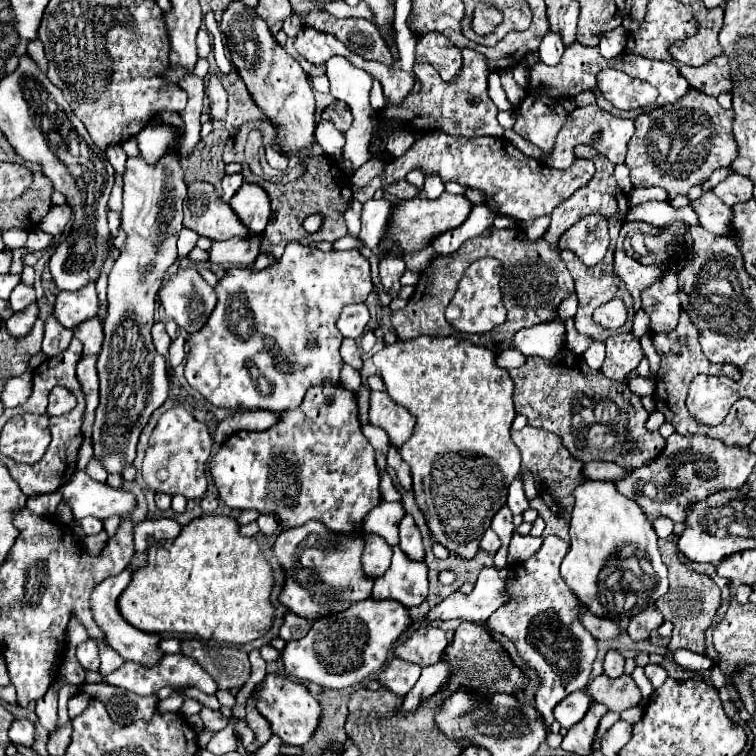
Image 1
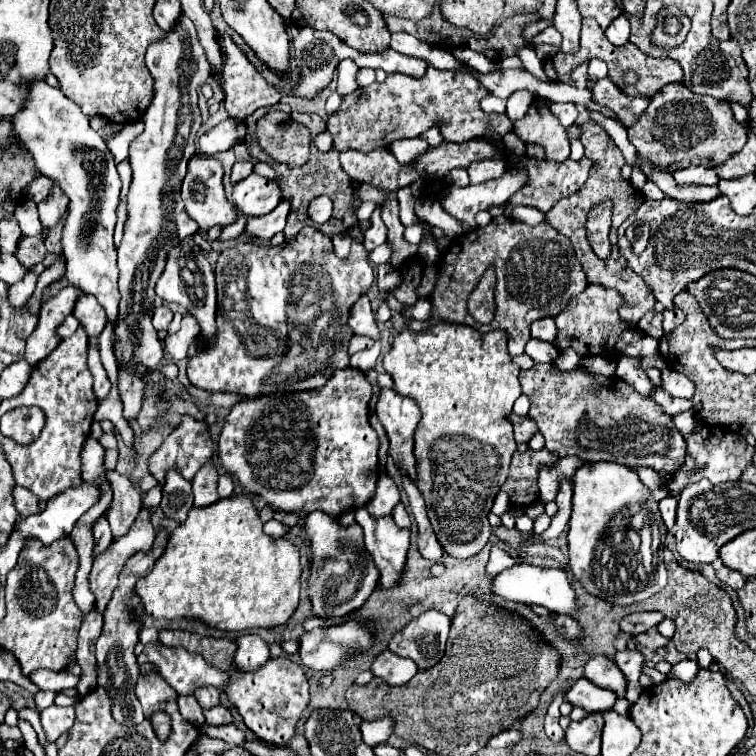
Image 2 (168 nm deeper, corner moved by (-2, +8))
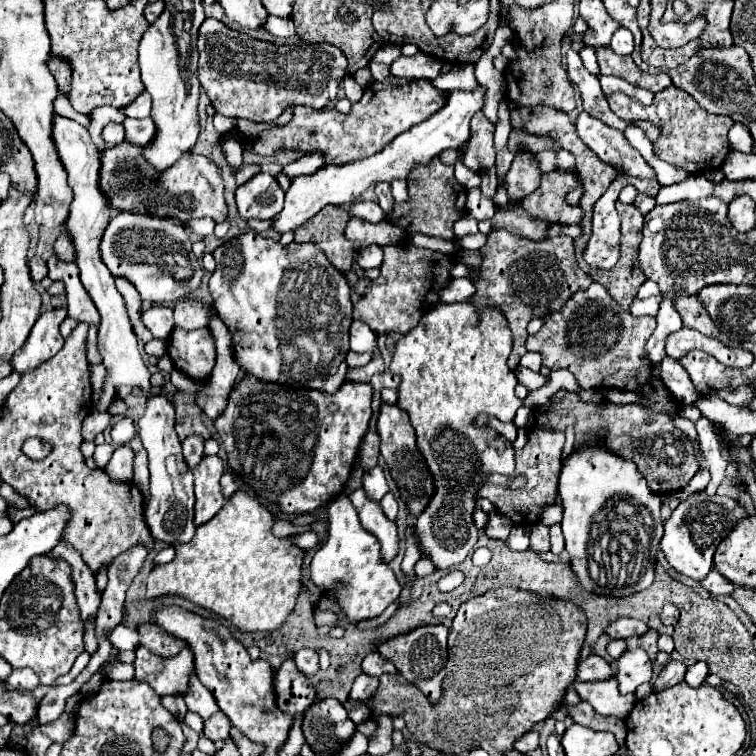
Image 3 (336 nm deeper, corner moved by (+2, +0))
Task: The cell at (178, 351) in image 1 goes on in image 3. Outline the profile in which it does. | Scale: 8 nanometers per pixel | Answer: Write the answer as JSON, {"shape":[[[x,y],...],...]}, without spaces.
{"shape":[[[182,300],[182,302],[174,304],[174,322],[182,330],[204,328],[210,314],[214,314],[214,310],[208,304],[202,304],[202,302]]]}

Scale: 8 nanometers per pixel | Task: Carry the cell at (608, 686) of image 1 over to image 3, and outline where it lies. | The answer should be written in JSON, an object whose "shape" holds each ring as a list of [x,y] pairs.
{"shape":[[[590,654],[582,662],[578,662],[578,680],[582,682],[598,682],[598,680],[602,682],[602,680],[610,680],[612,676],[614,676],[612,666],[596,654]]]}

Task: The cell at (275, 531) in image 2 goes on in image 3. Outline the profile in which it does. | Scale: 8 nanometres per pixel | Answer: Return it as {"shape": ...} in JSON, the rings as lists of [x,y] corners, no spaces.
{"shape":[[[300,532],[300,534],[292,534],[290,536],[292,538],[292,542],[294,544],[298,544],[302,550],[308,550],[308,548],[314,548],[316,546],[316,542],[318,542],[318,538],[316,538],[316,534],[314,532]]]}

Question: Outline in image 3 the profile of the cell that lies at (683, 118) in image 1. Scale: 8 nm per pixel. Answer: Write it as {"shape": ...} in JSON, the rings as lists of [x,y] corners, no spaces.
{"shape":[[[668,86],[666,90],[658,92],[650,106],[642,106],[640,102],[628,98],[622,92],[608,96],[608,104],[610,110],[626,122],[638,122],[638,120],[654,122],[654,126],[660,128],[660,138],[652,142],[656,158],[676,168],[682,168],[690,174],[704,174],[708,170],[708,162],[710,162],[710,170],[718,170],[730,152],[730,142],[726,132],[732,128],[734,120],[730,116],[708,114],[698,106],[698,102],[694,102],[694,98],[690,98],[690,94],[674,86]]]}

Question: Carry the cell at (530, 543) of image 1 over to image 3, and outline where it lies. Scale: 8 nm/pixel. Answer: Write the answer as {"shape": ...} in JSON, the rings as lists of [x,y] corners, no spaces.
{"shape":[[[492,512],[488,516],[488,524],[486,524],[486,534],[492,536],[492,538],[498,538],[498,540],[506,540],[508,534],[510,534],[510,524],[512,520],[500,512]]]}

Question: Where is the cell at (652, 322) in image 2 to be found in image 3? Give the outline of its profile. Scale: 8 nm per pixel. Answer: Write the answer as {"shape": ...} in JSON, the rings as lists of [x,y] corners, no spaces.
{"shape":[[[660,296],[646,298],[646,300],[634,300],[630,306],[630,312],[634,316],[656,316],[658,304],[660,304]]]}

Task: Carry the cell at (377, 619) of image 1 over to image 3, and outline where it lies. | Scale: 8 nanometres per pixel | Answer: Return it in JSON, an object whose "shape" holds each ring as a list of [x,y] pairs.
{"shape":[[[300,650],[300,652],[296,652],[294,662],[296,662],[296,668],[306,676],[312,676],[312,674],[316,674],[320,670],[316,650]]]}

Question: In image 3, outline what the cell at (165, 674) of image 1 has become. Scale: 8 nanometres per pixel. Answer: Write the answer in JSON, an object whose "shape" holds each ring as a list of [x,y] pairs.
{"shape":[[[14,668],[10,674],[10,682],[6,684],[18,692],[34,692],[34,688],[40,686],[40,680],[30,668]]]}

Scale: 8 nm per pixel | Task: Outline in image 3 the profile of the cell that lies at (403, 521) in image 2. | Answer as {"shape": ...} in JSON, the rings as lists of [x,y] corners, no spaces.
{"shape":[[[388,492],[386,494],[386,498],[382,498],[382,510],[384,510],[384,514],[386,514],[386,518],[388,520],[396,520],[396,514],[398,514],[398,504],[396,504],[396,500],[394,500],[394,496]]]}

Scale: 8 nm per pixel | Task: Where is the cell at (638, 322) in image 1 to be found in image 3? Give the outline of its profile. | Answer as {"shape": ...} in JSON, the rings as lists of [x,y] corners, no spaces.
{"shape":[[[646,280],[639,288],[636,298],[646,299],[651,296],[656,296],[658,294],[660,294],[660,291],[656,282],[652,280]]]}

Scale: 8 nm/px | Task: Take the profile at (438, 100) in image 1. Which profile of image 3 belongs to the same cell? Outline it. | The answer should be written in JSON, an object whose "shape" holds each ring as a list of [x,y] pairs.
{"shape":[[[388,76],[382,82],[372,82],[360,102],[352,104],[350,114],[338,116],[332,110],[314,110],[308,106],[294,106],[294,116],[284,126],[268,128],[252,144],[252,148],[262,156],[272,156],[276,150],[320,150],[326,156],[326,164],[348,164],[376,154],[388,142],[392,142],[400,132],[410,126],[428,120],[446,104],[448,92],[434,88],[432,80],[404,80]]]}

